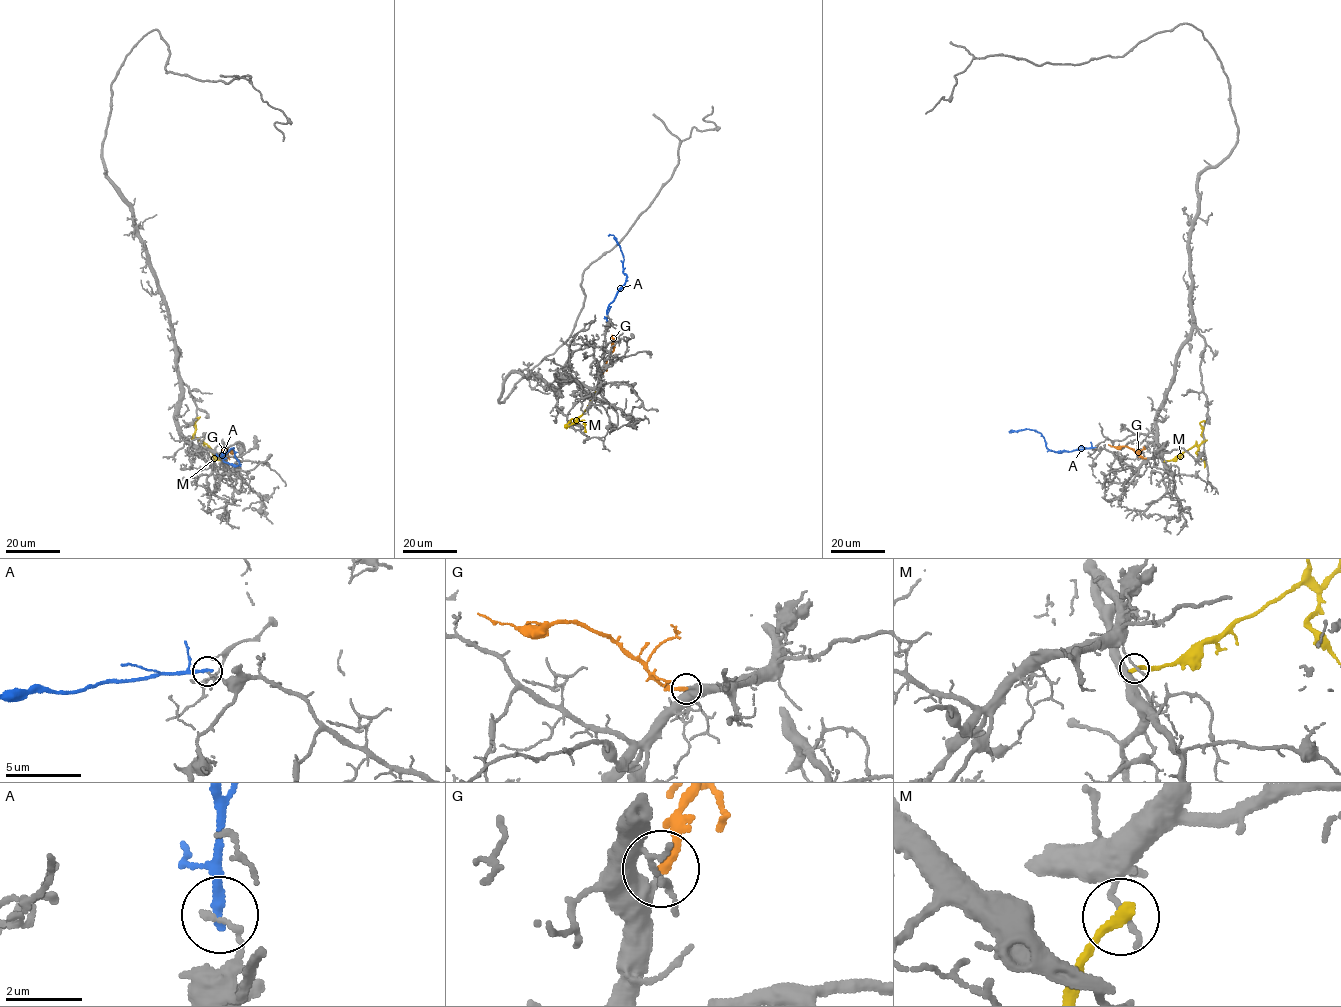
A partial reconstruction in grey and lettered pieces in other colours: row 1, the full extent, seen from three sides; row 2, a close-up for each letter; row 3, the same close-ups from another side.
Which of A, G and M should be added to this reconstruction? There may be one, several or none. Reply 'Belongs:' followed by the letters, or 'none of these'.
Belongs: G

